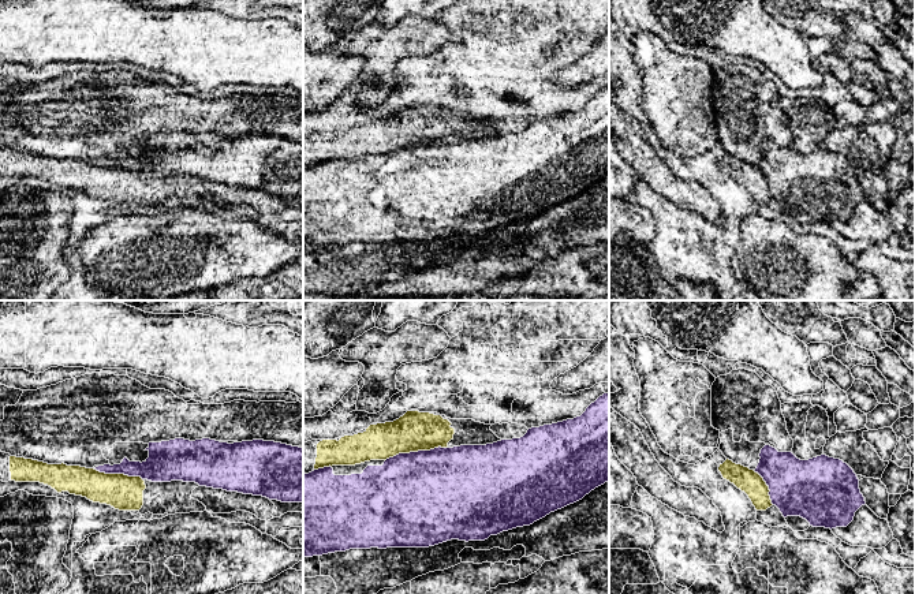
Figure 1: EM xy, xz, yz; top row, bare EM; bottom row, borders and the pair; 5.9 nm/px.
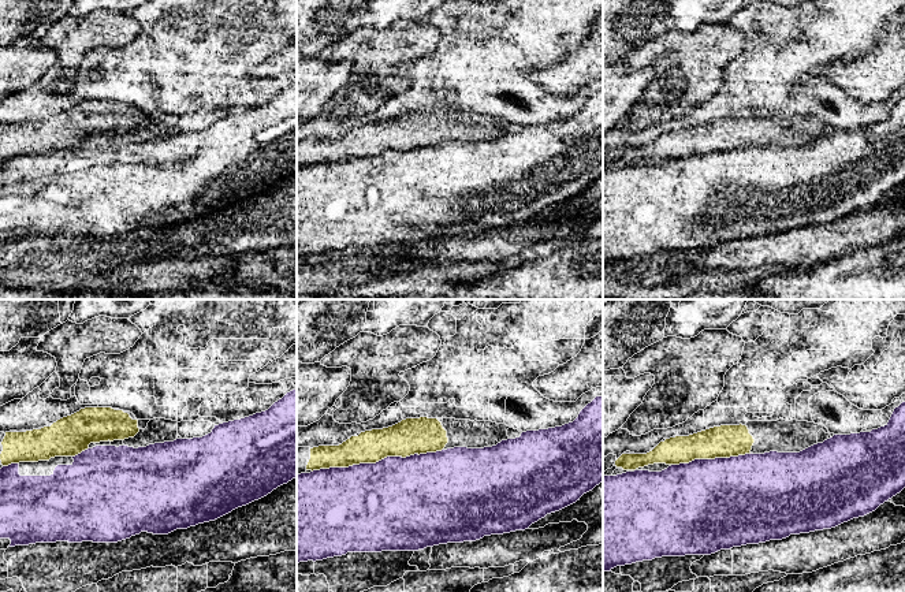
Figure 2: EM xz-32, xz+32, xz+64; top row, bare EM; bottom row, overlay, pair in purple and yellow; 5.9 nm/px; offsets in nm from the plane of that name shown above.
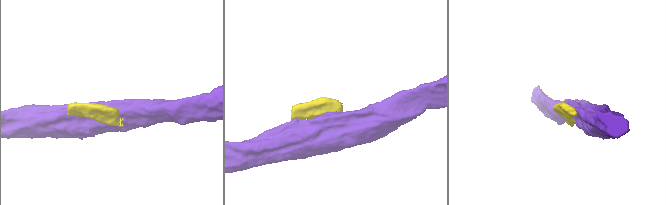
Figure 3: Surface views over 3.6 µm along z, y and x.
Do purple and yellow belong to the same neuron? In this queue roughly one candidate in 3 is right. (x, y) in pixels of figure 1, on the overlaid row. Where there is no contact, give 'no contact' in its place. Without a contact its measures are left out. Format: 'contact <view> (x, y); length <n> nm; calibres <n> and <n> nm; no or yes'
contact xz (415, 452); length 380 nm; calibres 500 and 240 nm; no

